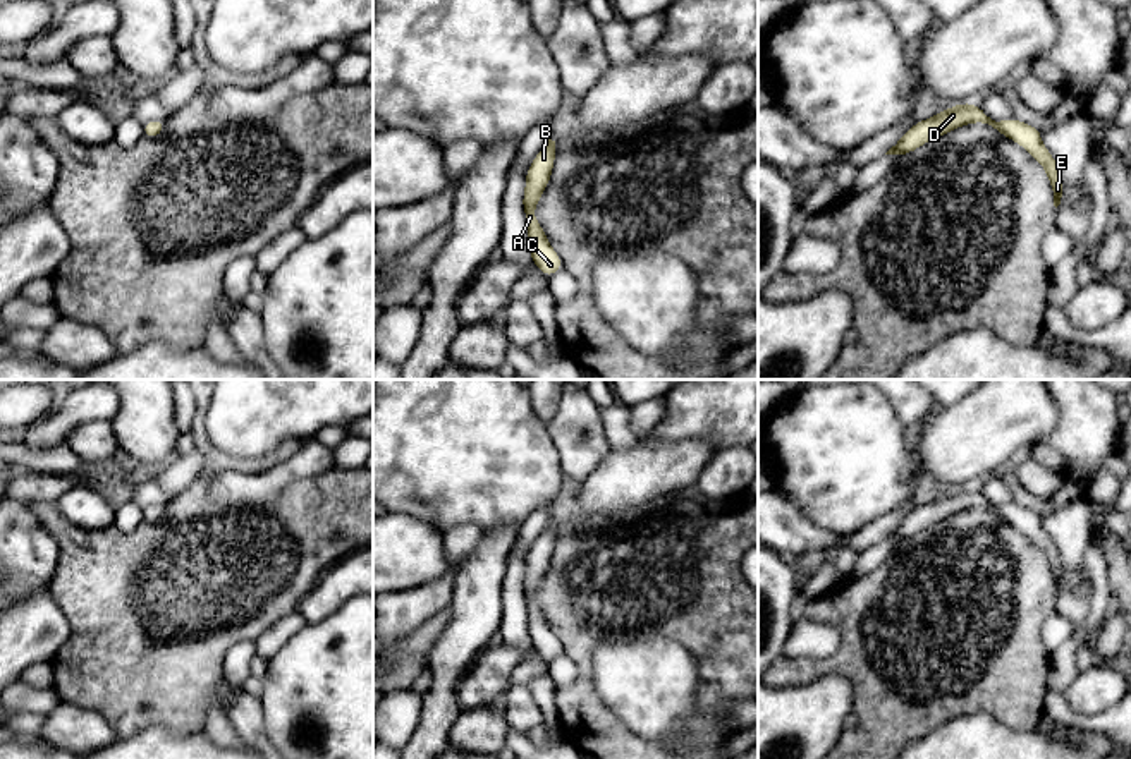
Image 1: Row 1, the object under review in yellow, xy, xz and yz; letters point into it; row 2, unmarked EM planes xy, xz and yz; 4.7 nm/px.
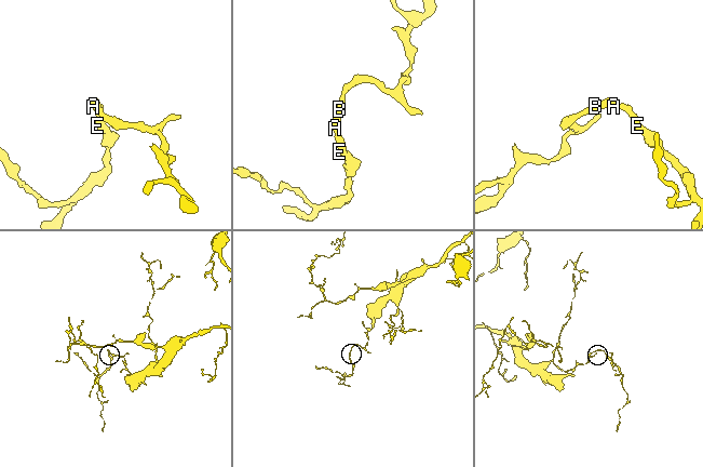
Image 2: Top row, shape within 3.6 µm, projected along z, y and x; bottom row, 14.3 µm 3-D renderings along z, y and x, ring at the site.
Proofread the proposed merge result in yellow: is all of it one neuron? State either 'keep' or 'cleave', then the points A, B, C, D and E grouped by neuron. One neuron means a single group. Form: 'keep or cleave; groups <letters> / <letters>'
keep; groups A B C D E

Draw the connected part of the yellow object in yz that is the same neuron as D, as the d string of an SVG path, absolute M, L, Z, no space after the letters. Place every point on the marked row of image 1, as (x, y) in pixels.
M975 103L952 105L932 118L920 120L885 155L913 153L925 143L975 122L992 125L999 134L1023 146L1043 167L1050 180L1054 206L1057 208L1064 192L1064 182L1052 153L1042 144L1042 132L1012 117L995 122Z

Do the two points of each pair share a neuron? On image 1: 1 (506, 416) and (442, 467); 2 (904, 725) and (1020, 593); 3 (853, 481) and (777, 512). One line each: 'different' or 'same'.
1: same
2: same
3: different

